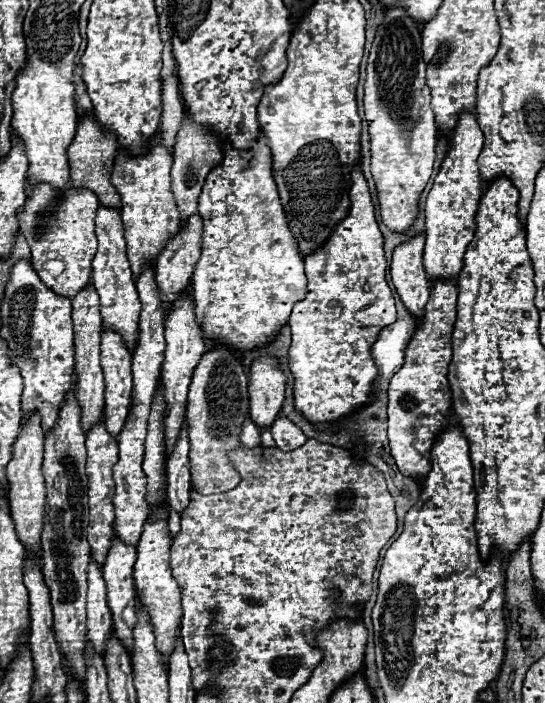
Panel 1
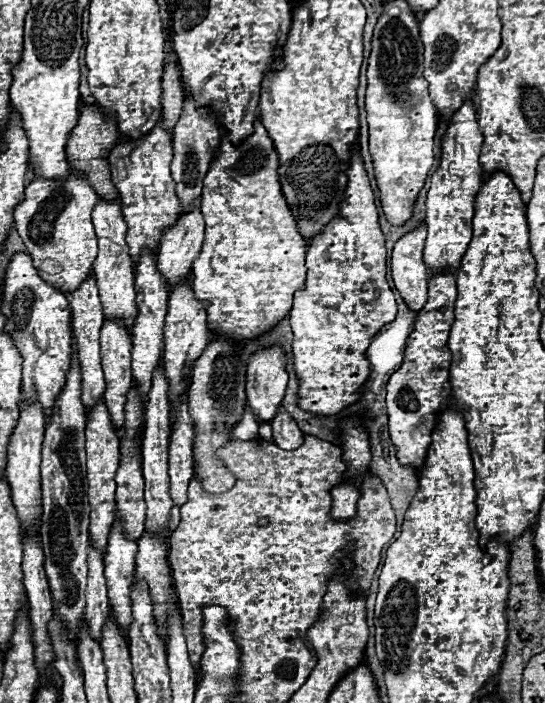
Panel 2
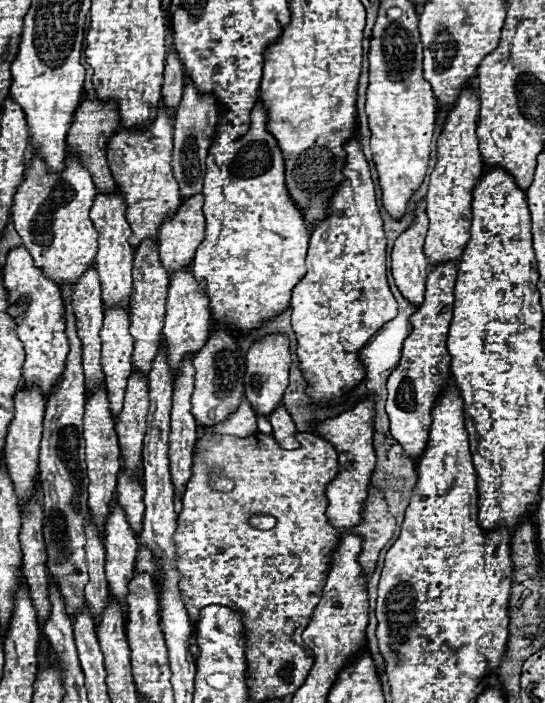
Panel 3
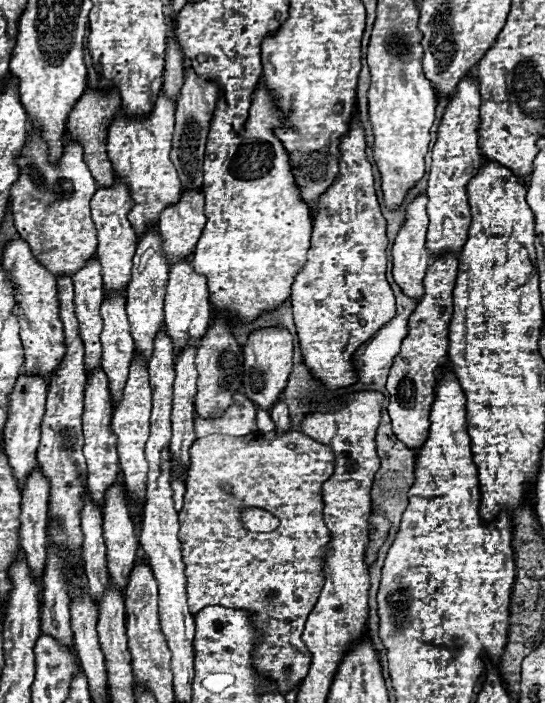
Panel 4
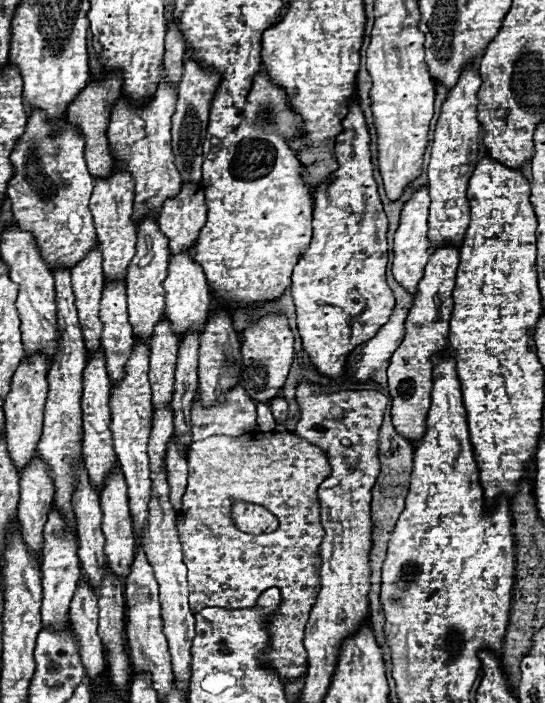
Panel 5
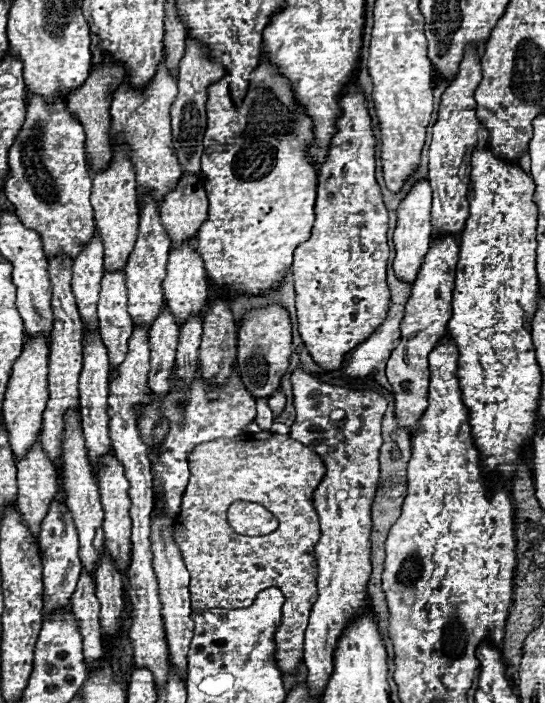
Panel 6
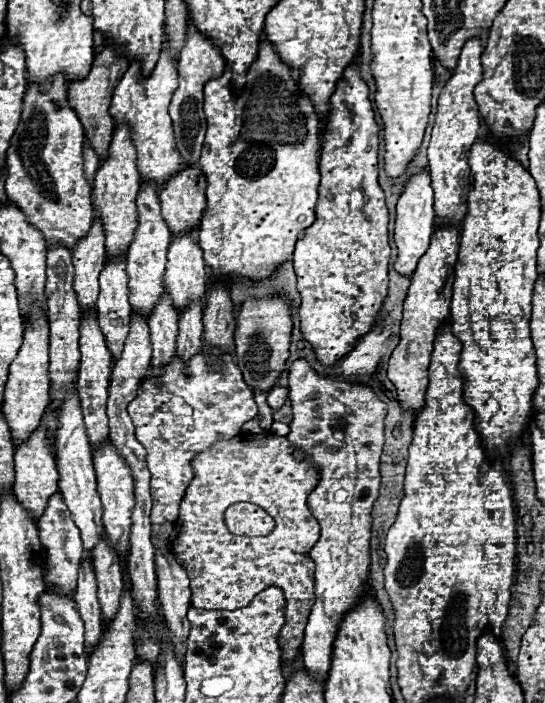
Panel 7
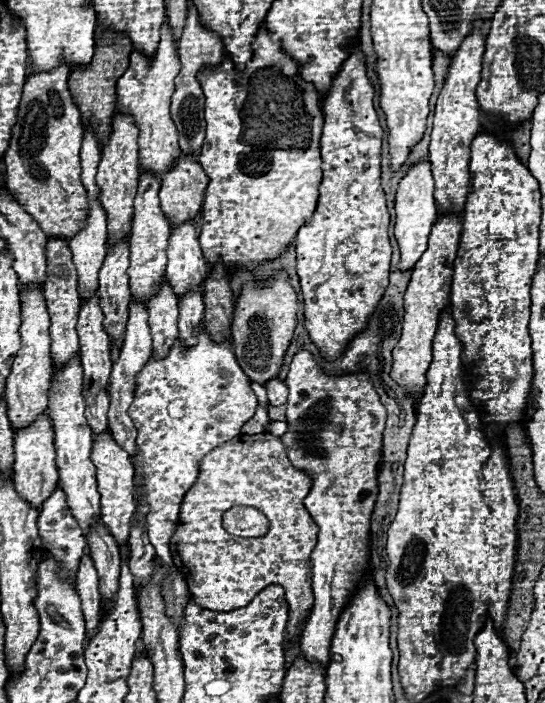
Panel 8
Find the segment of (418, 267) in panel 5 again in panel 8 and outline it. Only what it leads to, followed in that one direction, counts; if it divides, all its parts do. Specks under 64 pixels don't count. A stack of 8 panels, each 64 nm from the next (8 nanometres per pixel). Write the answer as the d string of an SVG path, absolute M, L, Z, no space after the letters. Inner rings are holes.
M418 162L414 164L406 176L398 184L396 192L396 226L394 236L400 246L400 262L398 268L412 270L422 252L426 250L430 228L434 226L434 220L438 220L438 210L434 204L434 180L432 180L432 168L430 162Z

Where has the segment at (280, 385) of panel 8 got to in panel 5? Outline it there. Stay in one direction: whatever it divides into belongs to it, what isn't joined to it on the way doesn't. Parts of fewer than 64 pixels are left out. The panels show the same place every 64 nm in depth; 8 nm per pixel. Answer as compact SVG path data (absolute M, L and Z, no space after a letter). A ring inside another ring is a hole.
M274 398L274 400L270 400L270 410L272 410L272 414L274 414L274 418L276 418L278 424L284 424L284 422L286 422L288 404L286 404L284 398Z

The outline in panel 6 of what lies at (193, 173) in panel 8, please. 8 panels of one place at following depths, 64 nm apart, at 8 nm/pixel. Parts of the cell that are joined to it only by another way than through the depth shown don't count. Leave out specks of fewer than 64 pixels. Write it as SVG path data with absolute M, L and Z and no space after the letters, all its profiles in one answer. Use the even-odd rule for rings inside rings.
M182 176L178 186L160 202L160 220L172 246L188 242L208 218L208 200L202 176Z

